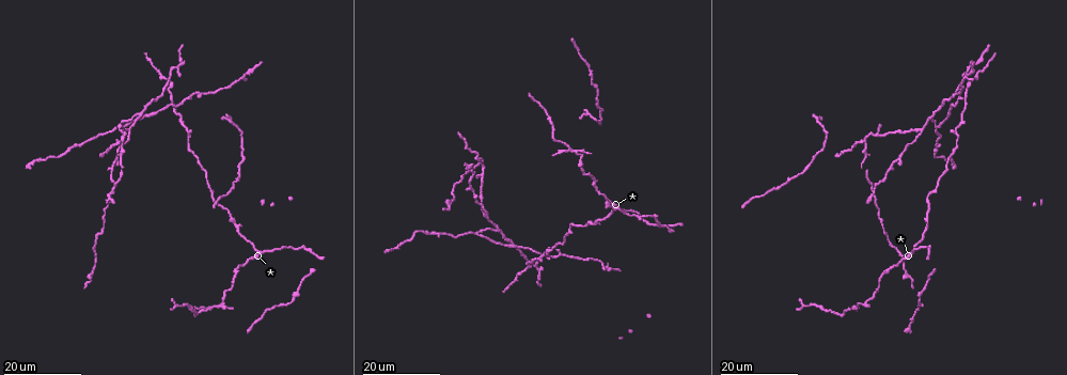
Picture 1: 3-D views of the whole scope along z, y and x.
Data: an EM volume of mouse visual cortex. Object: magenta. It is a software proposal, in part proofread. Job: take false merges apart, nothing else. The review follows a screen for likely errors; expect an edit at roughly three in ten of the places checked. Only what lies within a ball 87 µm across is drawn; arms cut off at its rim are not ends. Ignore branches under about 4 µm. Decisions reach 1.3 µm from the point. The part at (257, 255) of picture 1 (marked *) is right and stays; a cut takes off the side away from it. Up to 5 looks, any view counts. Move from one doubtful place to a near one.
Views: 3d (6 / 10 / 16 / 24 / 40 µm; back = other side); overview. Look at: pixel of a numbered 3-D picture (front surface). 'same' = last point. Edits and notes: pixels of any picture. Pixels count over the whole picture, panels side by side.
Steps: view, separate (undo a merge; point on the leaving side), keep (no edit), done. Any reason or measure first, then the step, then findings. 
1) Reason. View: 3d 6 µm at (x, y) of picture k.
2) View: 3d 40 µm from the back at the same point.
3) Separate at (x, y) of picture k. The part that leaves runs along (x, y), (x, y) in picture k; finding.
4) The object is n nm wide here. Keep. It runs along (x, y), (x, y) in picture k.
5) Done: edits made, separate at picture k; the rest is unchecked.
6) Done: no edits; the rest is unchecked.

Three-way junction. View: 3d 16 µm at (261, 254) of picture 1.

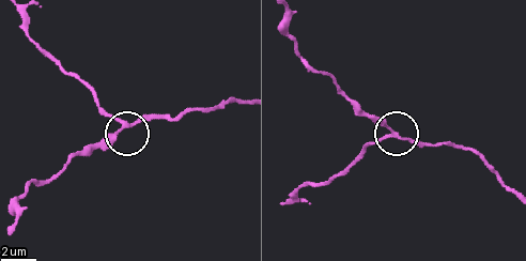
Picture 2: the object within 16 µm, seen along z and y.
View: 3d 10 µm at (122, 123) of picture 2.

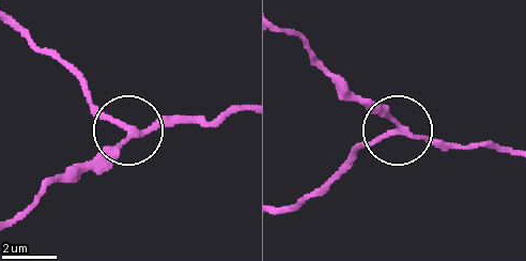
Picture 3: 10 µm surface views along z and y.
Keep. It runs along (111, 150), (133, 132), (189, 124) in picture 3; continuous, no second cell.

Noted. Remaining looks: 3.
Calibre changes. View: 3d 16 µm at (843, 314) of picture 1.

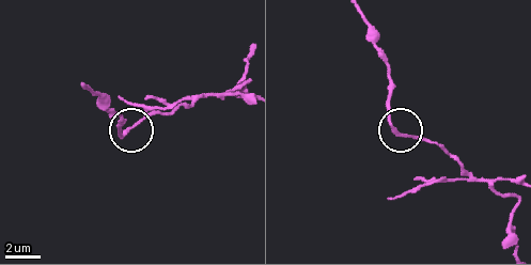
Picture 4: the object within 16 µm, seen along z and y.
View: 3d 6 µm at (122, 131) of picture 4.

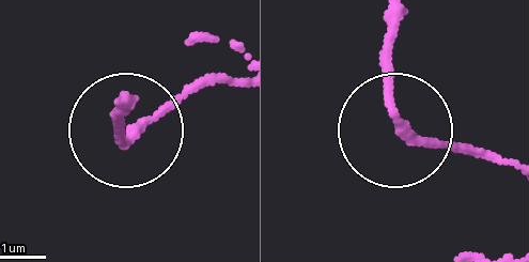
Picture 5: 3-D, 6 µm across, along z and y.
The object is 220 nm wide here. Keep. It runs along (239, 82), (182, 86), (124, 140), (124, 109) in picture 5; all the same cell.

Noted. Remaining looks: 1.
Done: no edits; the rest is unchecked.

